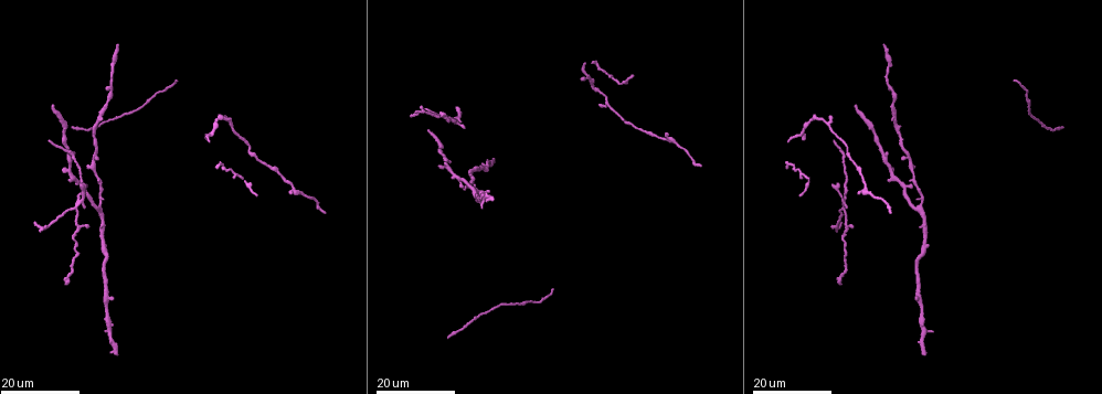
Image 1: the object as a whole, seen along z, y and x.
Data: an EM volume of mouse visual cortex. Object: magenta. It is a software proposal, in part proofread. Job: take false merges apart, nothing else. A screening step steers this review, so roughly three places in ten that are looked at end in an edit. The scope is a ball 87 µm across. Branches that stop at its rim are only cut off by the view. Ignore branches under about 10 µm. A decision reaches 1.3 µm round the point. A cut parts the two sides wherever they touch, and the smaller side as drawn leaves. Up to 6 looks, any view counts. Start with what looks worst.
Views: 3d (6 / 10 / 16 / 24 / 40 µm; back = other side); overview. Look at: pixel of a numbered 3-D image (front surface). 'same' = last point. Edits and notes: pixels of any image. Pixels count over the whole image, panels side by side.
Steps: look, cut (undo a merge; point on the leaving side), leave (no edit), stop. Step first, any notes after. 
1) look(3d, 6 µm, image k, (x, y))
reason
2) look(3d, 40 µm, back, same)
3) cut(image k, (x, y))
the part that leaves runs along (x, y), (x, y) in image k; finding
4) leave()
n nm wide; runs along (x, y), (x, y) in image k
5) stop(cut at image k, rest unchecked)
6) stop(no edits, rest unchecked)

look(3d, 24 µm, image 1, (112, 87))
three-way junction

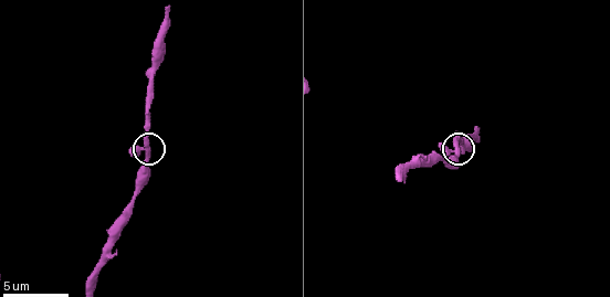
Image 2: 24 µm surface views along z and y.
look(3d, 10 µm, image 2, (146, 149))
zoom in

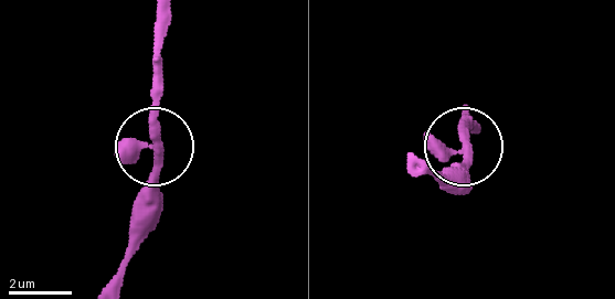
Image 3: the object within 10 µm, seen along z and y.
leave()
240 nm wide; runs along (108, 283), (127, 251), (133, 211), (156, 156), (156, 64) in image 3; one cell here

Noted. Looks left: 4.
look(3d, 16 µm, image 1, (829, 127))
three-way junction

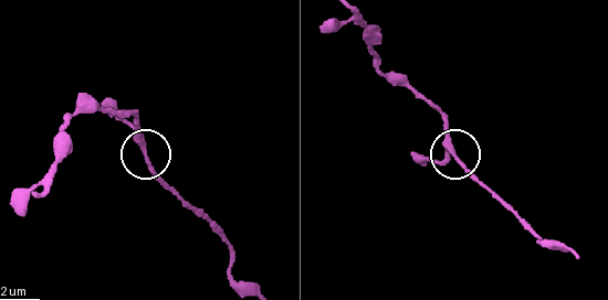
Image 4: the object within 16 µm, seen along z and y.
look(3d, 6 µm, image 4, (143, 144))

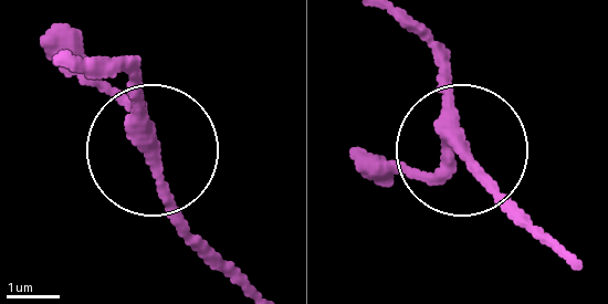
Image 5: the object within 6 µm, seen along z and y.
leave()
250 nm wide; continuous, no second cell

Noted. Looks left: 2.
look(3d, 24 µm, image 1, (99, 198))
three-way junction

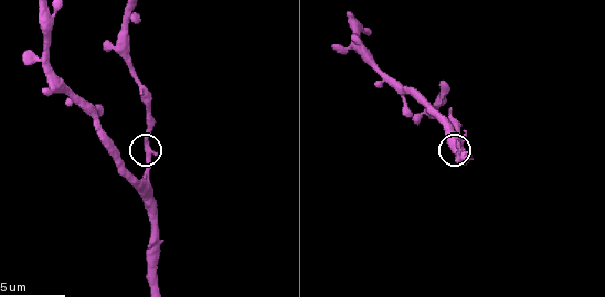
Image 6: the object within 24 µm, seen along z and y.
look(3d, 10 µm, image 6, (147, 148))

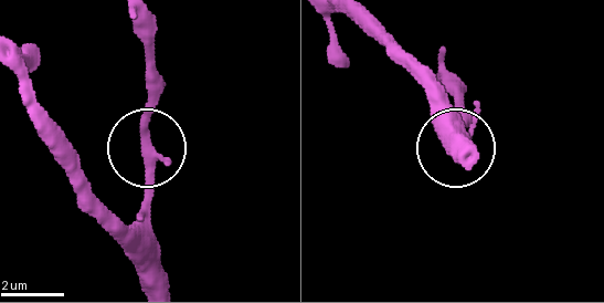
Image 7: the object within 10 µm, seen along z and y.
leave()
3 arms; one cell here

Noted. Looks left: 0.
stop(no edits, rest unchecked)

